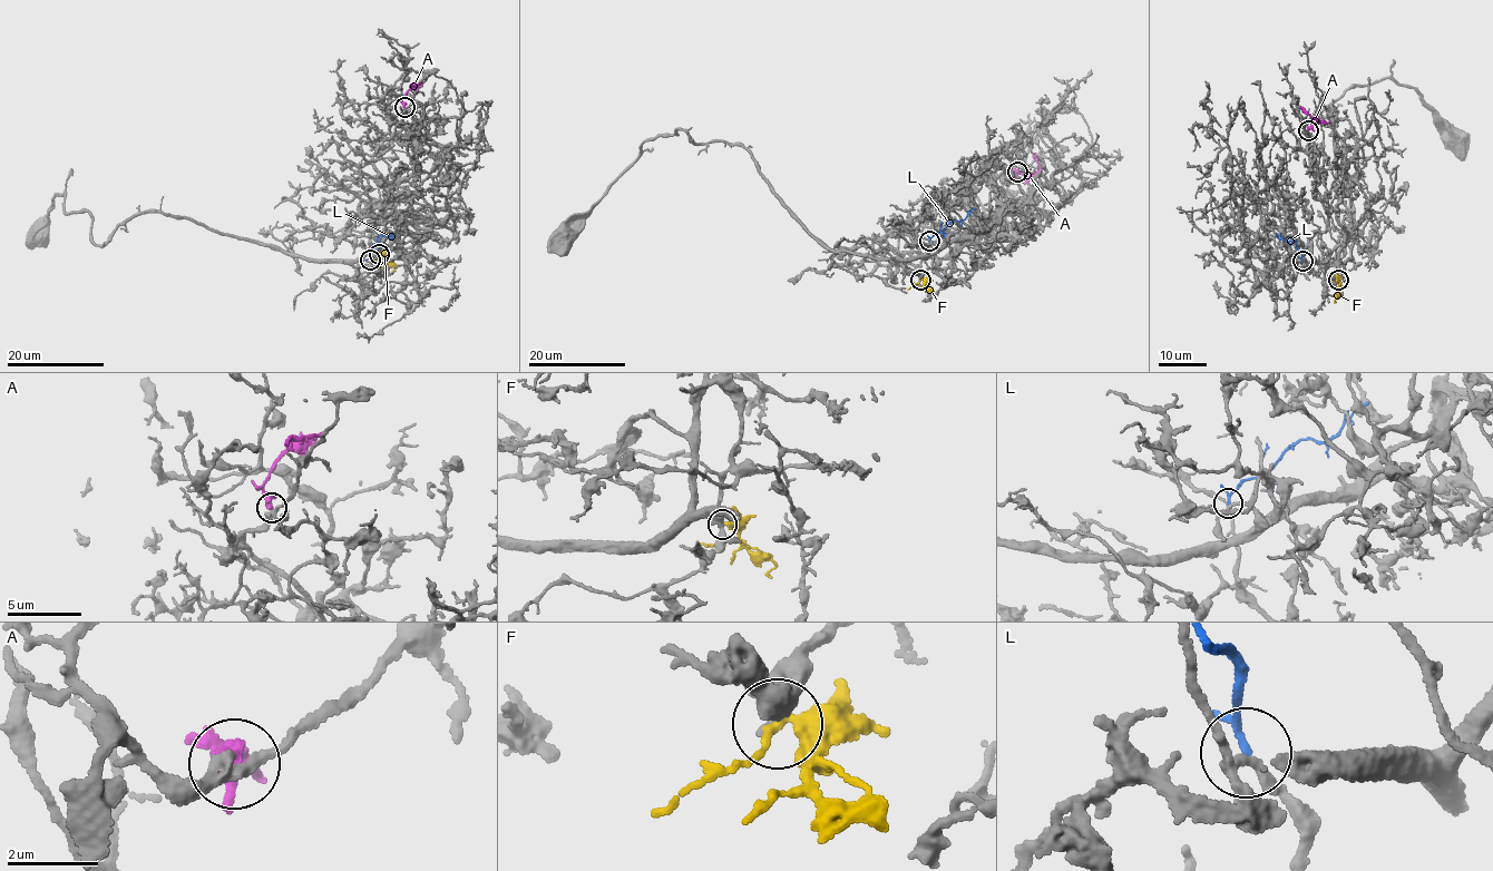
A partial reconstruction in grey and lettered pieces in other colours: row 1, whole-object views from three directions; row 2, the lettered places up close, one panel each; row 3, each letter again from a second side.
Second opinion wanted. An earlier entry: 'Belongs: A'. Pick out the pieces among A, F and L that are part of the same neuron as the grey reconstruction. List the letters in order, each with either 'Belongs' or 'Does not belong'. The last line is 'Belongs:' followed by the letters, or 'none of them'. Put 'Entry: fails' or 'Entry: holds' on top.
Entry: holds
A: Belongs
F: Does not belong
L: Does not belong
Belongs: A

